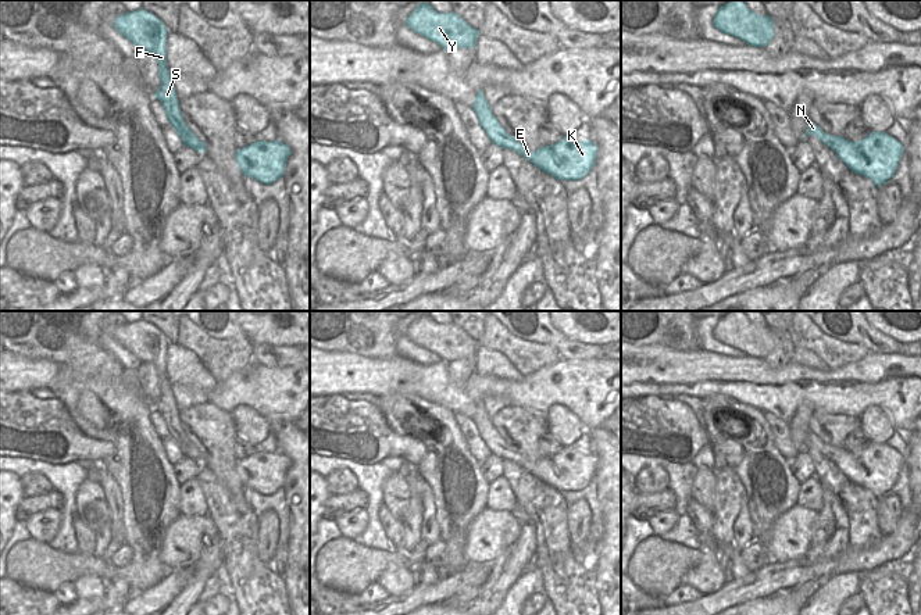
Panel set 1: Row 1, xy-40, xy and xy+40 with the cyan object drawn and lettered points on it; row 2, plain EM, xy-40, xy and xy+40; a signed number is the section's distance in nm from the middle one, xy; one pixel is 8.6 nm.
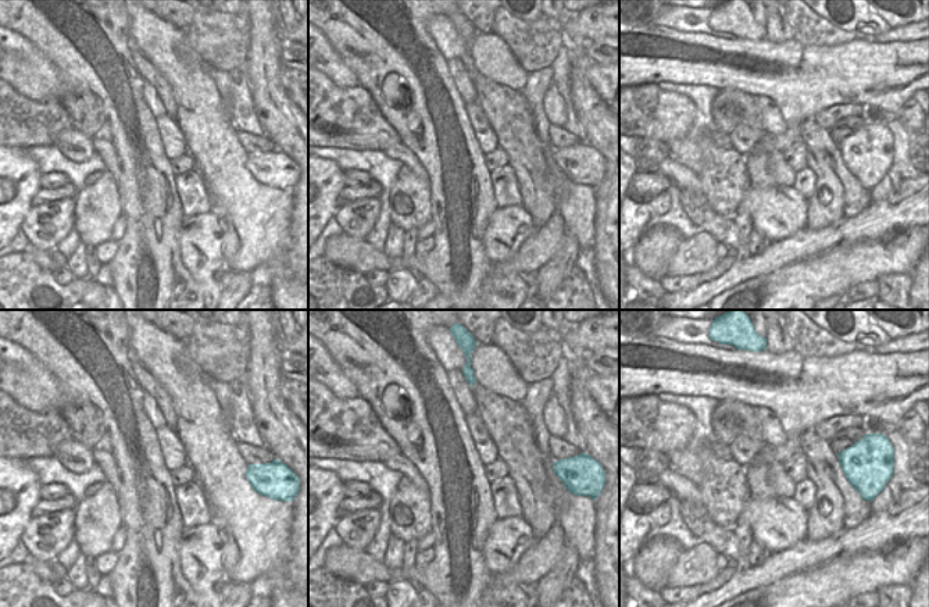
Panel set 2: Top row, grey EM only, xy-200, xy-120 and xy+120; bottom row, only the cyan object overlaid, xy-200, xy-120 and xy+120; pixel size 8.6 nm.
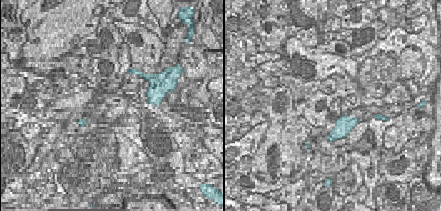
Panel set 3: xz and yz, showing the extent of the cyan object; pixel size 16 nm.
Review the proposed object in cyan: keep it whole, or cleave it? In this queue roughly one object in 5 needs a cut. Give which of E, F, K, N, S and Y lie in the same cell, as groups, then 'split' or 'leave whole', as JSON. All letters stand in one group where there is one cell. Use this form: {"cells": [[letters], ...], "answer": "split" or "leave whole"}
{"cells": [["E", "F", "K", "N", "S", "Y"]], "answer": "leave whole"}

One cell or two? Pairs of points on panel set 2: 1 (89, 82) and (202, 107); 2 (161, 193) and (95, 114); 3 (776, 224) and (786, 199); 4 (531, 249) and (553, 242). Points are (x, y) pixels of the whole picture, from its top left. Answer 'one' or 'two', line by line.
1: two
2: one
3: one
4: one

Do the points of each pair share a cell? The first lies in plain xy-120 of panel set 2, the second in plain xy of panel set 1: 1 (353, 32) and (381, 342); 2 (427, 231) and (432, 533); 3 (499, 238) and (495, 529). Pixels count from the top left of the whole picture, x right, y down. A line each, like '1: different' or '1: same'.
1: same
2: different
3: same

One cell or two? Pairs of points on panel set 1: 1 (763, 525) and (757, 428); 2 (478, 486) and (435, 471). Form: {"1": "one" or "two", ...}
{"1": "one", "2": "one"}

